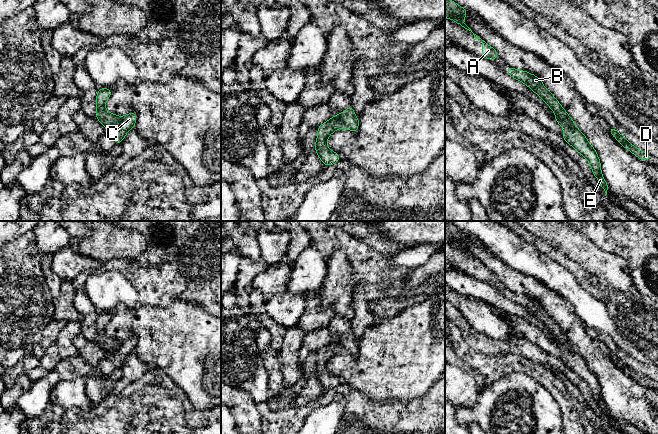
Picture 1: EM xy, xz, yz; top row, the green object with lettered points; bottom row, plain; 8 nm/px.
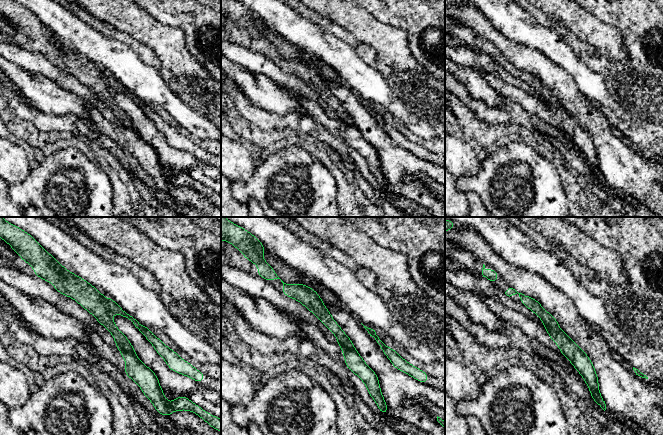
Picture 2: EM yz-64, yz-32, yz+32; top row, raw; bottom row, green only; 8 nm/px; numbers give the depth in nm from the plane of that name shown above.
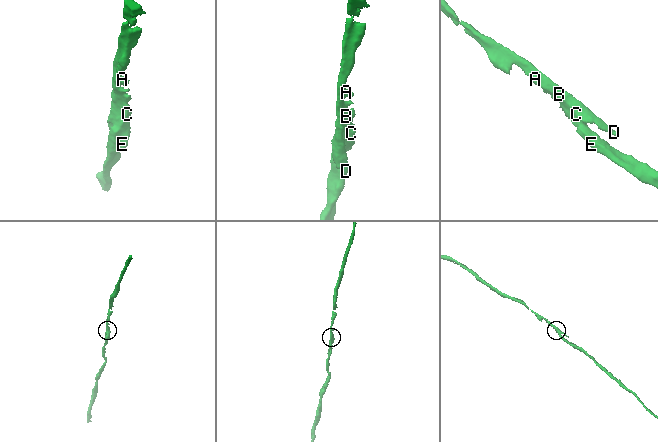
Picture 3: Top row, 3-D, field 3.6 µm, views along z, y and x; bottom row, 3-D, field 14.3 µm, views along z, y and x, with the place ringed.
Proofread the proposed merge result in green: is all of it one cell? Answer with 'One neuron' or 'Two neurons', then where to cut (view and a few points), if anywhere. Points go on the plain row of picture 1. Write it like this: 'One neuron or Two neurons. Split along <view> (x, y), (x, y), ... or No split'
Two neurons. Split along yz (556, 337), (575, 350)

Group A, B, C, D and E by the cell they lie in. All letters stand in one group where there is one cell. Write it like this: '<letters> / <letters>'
A B D / C E

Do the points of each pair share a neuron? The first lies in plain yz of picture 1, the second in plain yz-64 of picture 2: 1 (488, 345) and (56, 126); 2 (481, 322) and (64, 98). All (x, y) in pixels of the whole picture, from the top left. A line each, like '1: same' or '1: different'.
1: same
2: same

